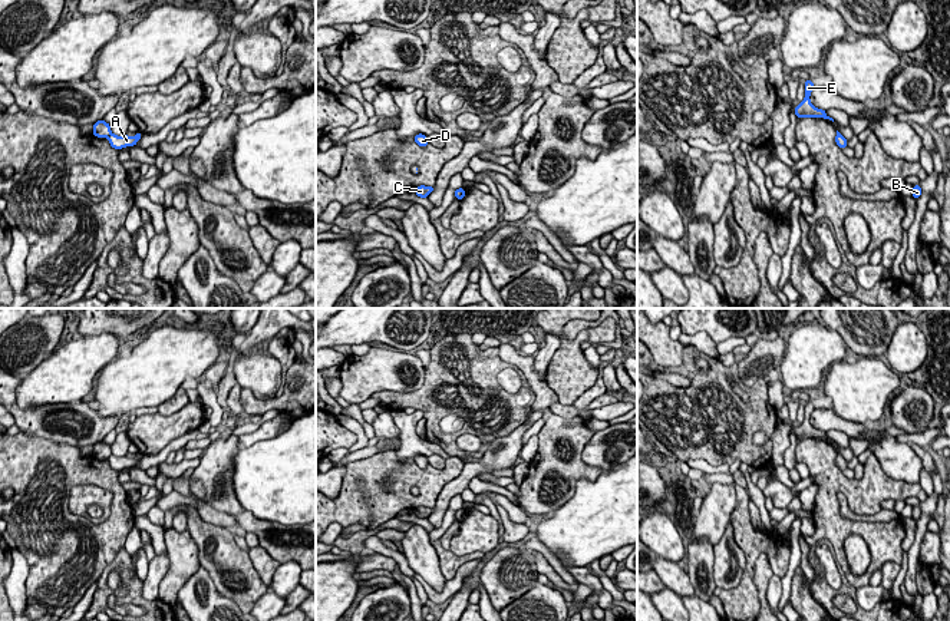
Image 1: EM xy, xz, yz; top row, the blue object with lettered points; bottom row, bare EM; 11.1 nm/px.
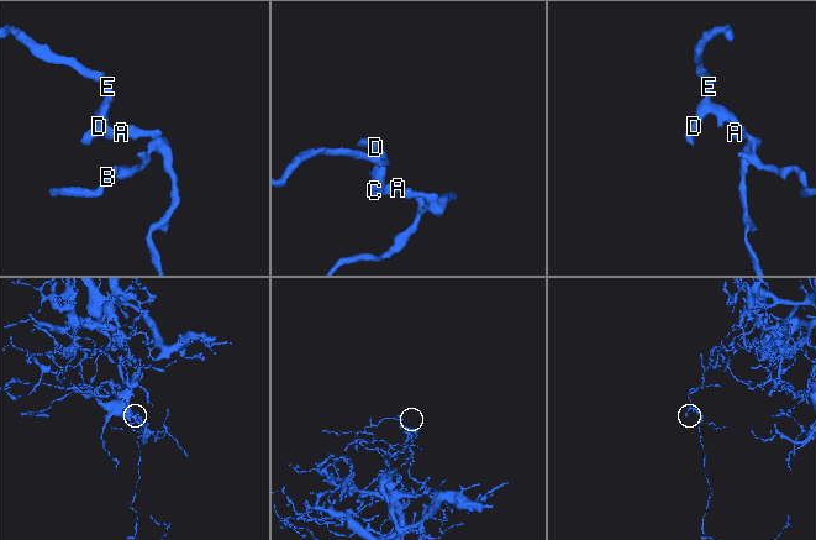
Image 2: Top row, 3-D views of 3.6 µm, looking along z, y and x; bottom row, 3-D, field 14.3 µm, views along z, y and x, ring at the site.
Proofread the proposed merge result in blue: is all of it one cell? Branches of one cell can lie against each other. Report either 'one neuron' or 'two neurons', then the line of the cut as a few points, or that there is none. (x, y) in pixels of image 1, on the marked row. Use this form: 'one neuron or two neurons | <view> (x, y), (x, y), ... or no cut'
two neurons | xy (111, 132), (106, 136)

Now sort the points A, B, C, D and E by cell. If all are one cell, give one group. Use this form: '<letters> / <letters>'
A B / C D E

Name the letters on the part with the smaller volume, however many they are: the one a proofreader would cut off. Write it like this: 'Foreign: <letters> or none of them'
Foreign: A, B

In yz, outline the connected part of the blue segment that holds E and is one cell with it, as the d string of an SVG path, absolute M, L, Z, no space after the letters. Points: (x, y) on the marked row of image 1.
M811 79L805 80L805 98L804 100L795 108L794 113L796 118L824 118L824 119L829 119L834 122L832 118L829 118L827 115L827 112L824 109L818 109L815 108L811 100L809 100L809 96L811 96L811 92L814 89L814 83Z

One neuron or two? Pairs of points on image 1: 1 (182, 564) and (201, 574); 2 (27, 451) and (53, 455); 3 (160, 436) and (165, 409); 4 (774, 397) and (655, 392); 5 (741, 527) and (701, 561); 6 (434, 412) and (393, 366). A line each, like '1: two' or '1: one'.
1: two
2: one
3: two
4: two
5: two
6: two

